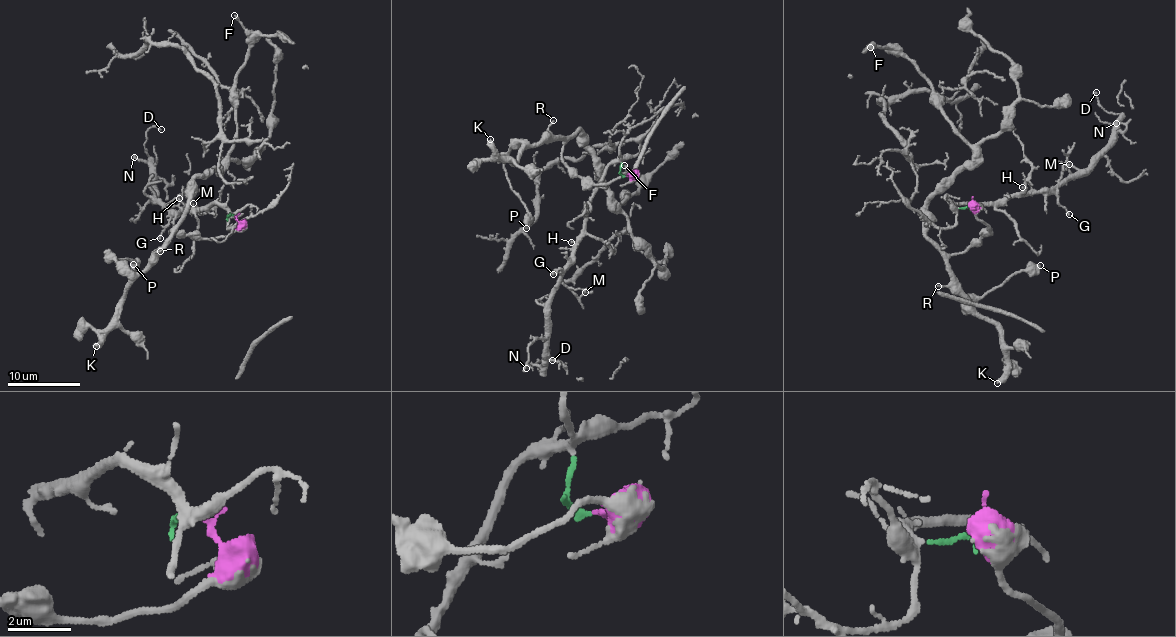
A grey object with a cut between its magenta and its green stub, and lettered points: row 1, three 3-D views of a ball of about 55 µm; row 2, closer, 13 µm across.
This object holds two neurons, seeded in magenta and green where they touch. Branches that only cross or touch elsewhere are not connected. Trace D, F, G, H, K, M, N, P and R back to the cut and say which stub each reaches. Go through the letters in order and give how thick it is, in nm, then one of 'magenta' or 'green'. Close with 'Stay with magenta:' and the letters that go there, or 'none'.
D: 130 nm thick; green
F: 240 nm thick; magenta
G: 130 nm thick; green
H: 120 nm thick; green
K: 420 nm thick; magenta
M: 180 nm thick; green
N: 190 nm thick; green
P: 550 nm thick; magenta
R: 120 nm thick; magenta
Stay with magenta: F, K, P, R

